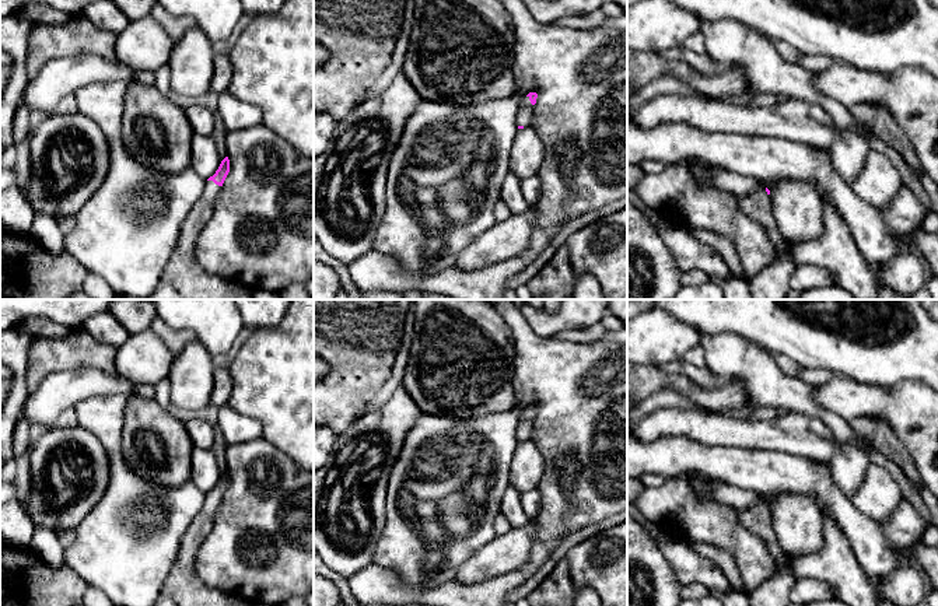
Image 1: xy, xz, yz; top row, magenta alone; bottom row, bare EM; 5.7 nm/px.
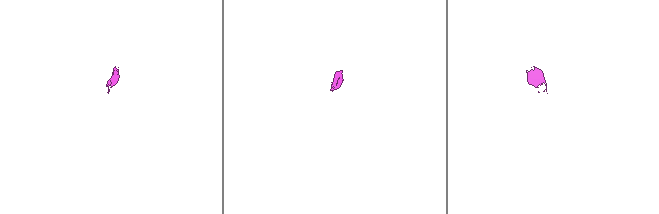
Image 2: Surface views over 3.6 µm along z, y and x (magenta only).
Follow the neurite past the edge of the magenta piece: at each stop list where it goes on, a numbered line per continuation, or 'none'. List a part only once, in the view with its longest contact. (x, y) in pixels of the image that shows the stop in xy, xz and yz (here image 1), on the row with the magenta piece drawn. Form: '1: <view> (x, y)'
1: xy (182, 279)

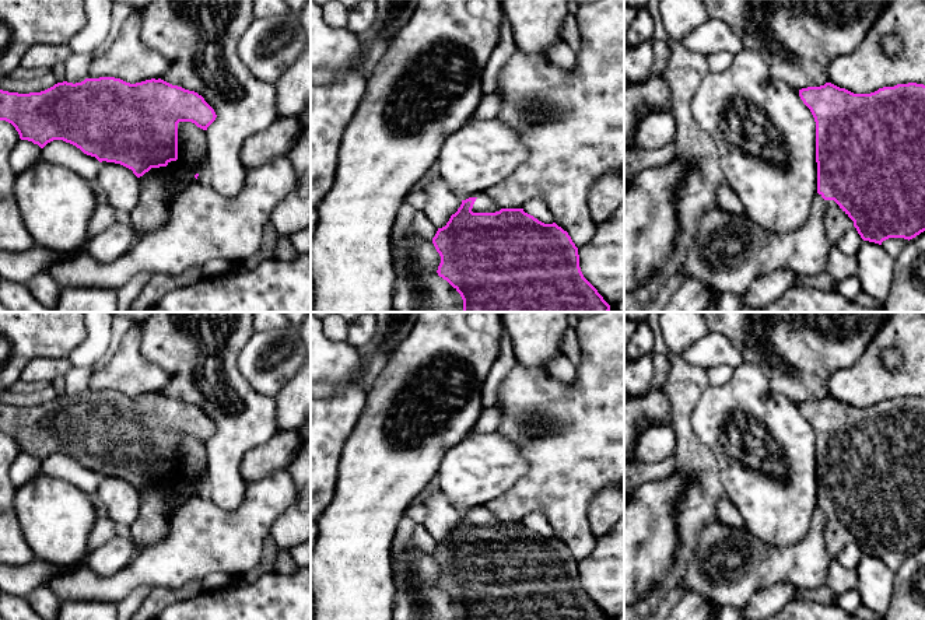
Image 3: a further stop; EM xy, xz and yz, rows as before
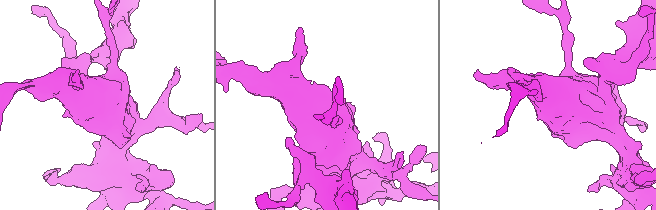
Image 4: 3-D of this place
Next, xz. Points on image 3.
1: xz (484, 203)

